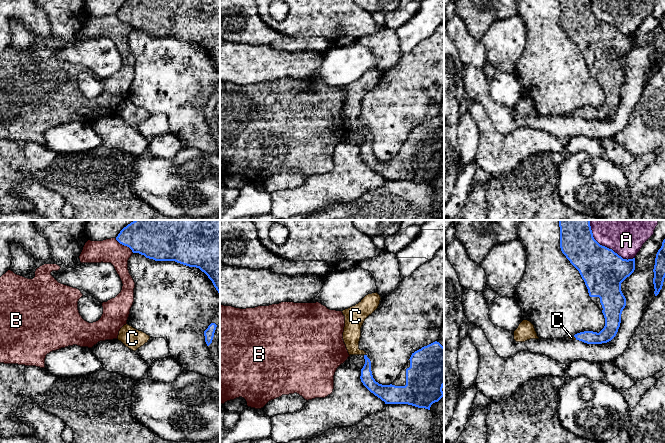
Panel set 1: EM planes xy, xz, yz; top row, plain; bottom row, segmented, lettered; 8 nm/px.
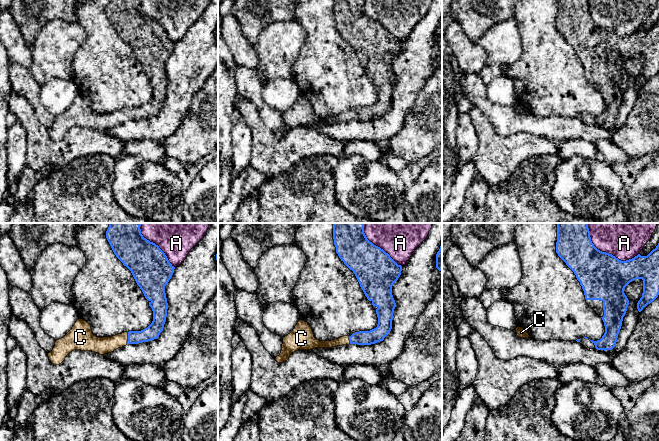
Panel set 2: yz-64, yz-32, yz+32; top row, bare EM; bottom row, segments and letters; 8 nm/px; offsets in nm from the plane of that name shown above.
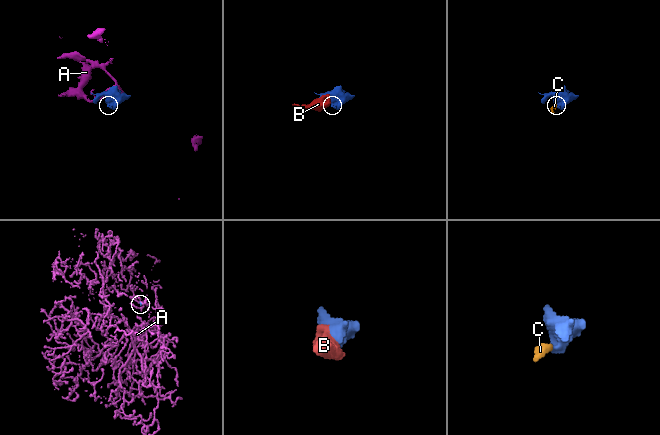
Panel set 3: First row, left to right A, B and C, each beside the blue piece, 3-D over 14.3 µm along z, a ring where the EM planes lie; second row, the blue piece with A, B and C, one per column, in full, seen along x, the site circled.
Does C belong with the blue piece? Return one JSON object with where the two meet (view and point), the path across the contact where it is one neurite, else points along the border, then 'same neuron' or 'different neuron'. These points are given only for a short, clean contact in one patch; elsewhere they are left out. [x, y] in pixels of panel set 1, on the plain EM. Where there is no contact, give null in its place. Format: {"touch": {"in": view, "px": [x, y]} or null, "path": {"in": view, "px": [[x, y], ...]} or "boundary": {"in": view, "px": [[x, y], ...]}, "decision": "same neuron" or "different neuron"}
{"touch": {"in": "yz", "px": [575, 113]}, "path": {"in": "yz", "px": [[606, 110], [602, 113], [575, 113], [571, 113]]}, "decision": "same neuron"}

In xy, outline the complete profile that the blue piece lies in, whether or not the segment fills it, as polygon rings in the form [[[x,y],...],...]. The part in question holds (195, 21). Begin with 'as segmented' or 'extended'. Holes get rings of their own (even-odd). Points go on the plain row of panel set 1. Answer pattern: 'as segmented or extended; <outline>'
as segmented; [[[128,0],[116,16],[146,34],[199,44],[220,70],[220,0]]]

